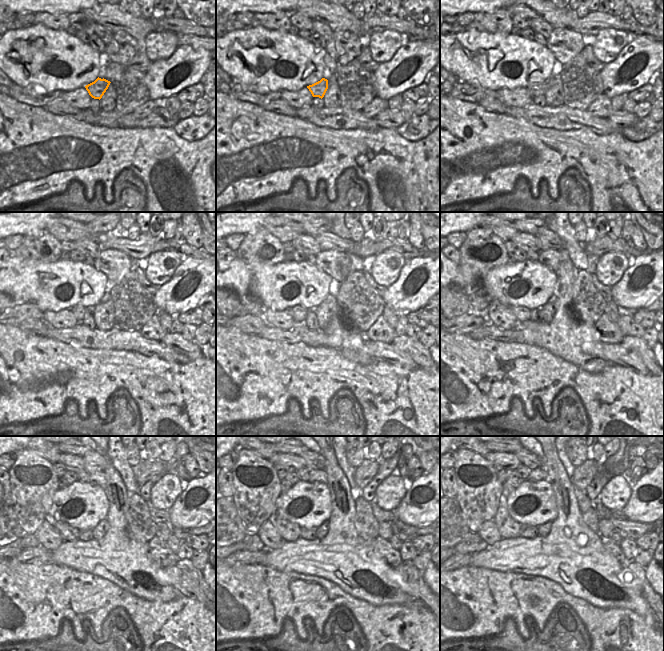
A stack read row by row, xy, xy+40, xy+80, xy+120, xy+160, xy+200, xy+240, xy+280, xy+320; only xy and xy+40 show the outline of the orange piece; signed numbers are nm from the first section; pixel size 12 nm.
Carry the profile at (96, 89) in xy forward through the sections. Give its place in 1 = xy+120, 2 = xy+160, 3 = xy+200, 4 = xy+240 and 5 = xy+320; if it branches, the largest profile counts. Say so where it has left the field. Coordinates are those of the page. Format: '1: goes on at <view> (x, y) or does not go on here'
1: goes on at xy+120 (79, 312)
2: goes on at xy+160 (299, 313)
3: goes on at xy+200 (522, 314)
4: goes on at xy+240 (68, 533)
5: goes on at xy+320 (509, 528)

